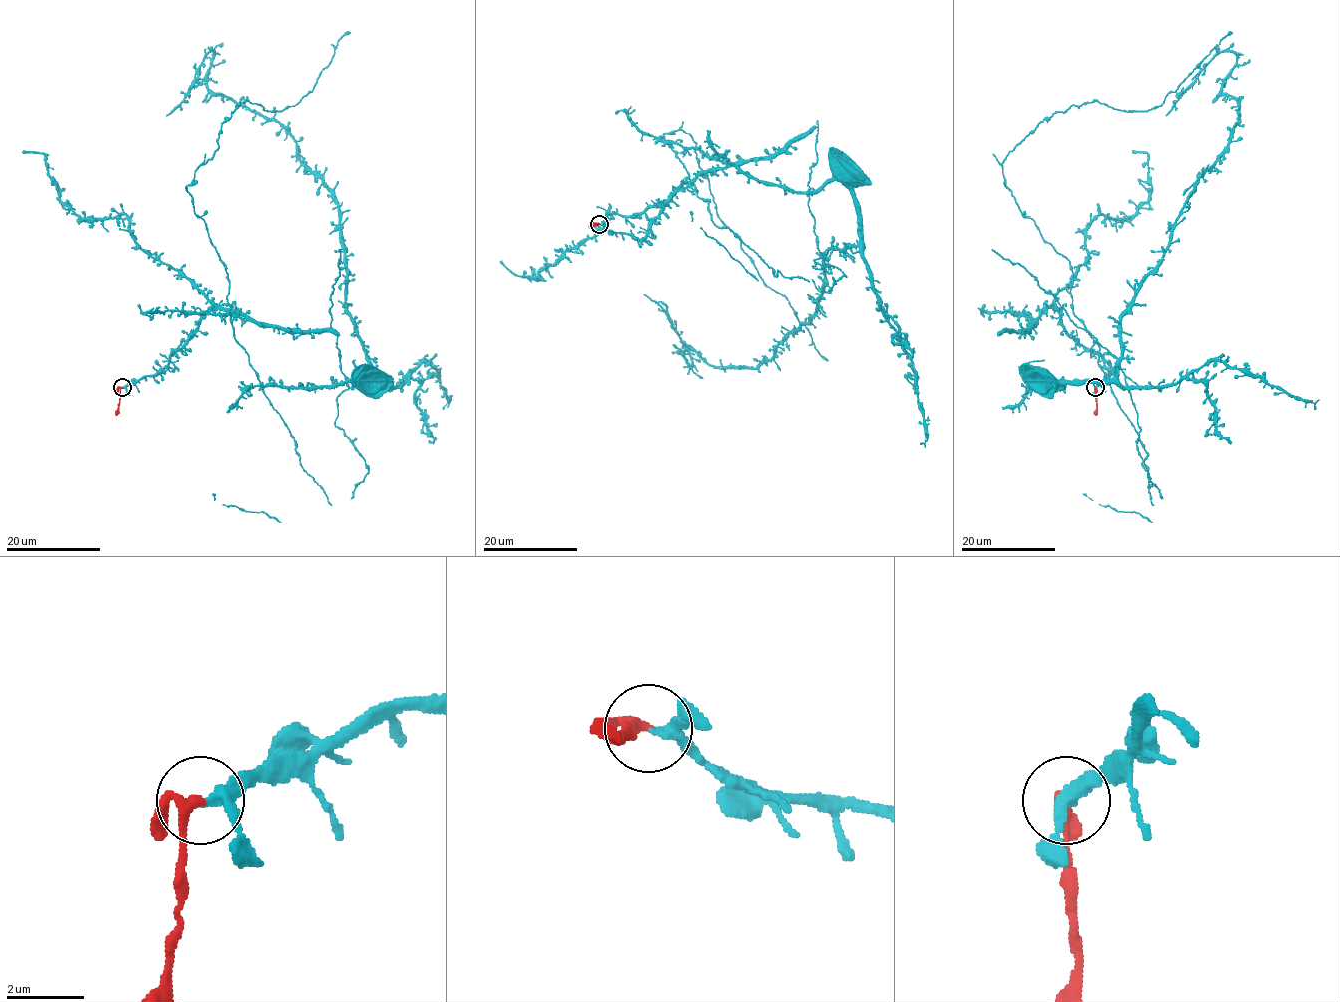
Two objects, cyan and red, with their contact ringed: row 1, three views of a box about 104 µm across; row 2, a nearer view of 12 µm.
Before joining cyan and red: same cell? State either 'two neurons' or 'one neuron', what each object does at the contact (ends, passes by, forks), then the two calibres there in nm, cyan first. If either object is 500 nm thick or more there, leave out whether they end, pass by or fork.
one neuron | cyan passes by | red passes by | 240/240 nm

